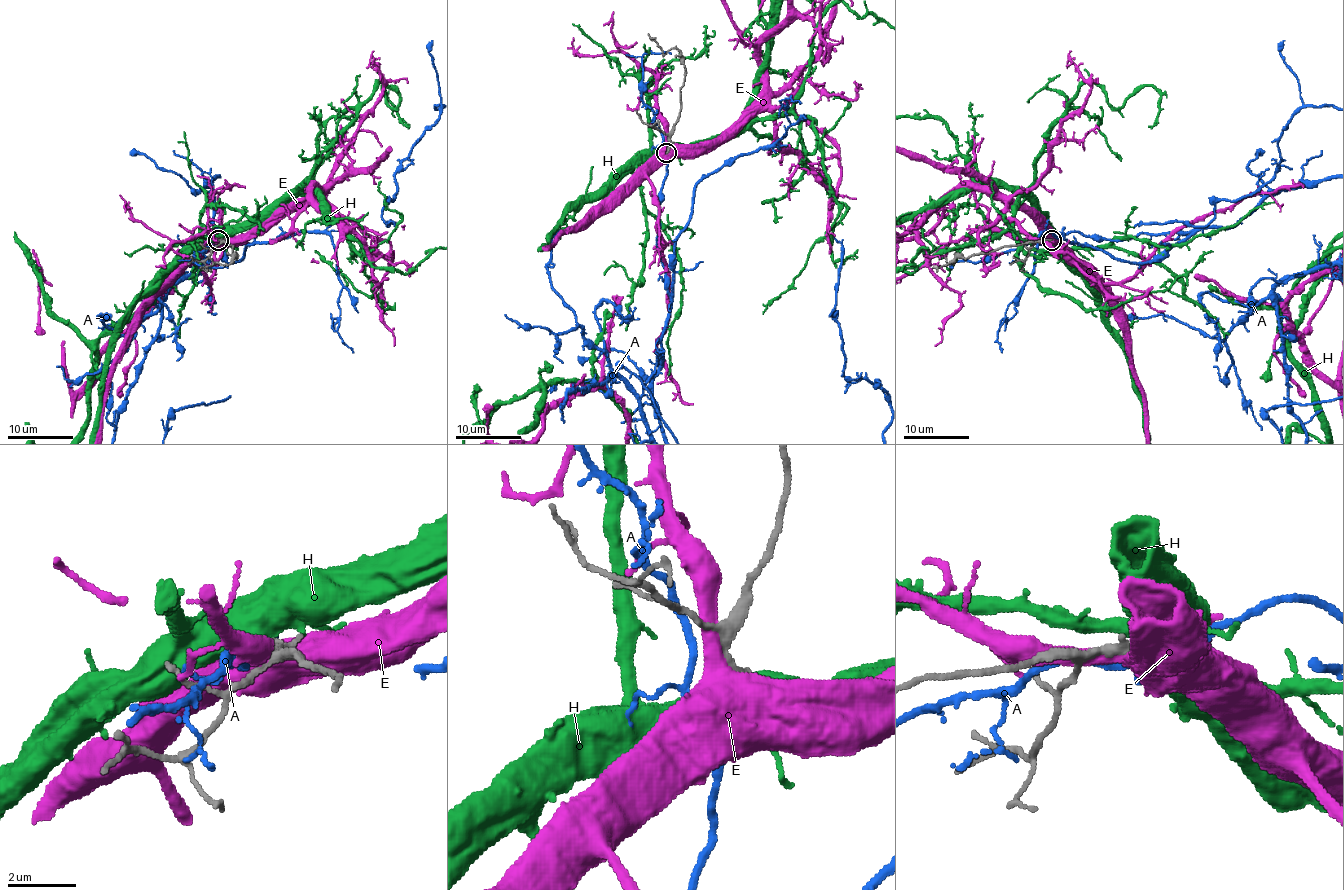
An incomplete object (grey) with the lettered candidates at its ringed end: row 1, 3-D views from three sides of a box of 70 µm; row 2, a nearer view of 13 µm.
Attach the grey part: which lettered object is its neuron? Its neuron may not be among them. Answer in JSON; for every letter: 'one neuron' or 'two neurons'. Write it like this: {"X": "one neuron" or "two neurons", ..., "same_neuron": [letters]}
{"A": "two neurons", "E": "two neurons", "H": "two neurons", "same_neuron": []}

